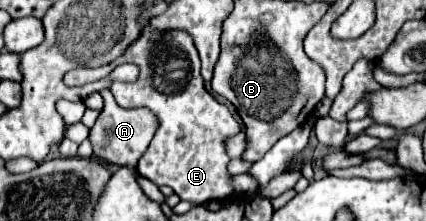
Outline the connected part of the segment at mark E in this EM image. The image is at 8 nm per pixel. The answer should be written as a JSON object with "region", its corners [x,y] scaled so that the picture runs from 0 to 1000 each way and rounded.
{"region":[[[345,104],[331,158],[298,213],[298,231],[270,267],[261,294],[204,312],[185,303],[153,339],[153,376],[200,385],[228,357],[251,348],[275,294],[317,285],[326,303],[326,348],[312,376],[261,376],[261,421],[275,475],[293,493],[350,484],[378,538],[378,566],[345,674],[345,692],[326,719],[322,774],[354,810],[364,837],[397,837],[430,910],[481,919],[495,900],[533,900],[547,882],[547,846],[538,837],[533,738],[538,710],[528,692],[523,638],[566,593],[566,566],[547,538],[538,493],[514,466],[477,376],[467,330],[472,276],[467,240],[453,204],[453,176],[439,140],[373,140],[354,131]]]}

